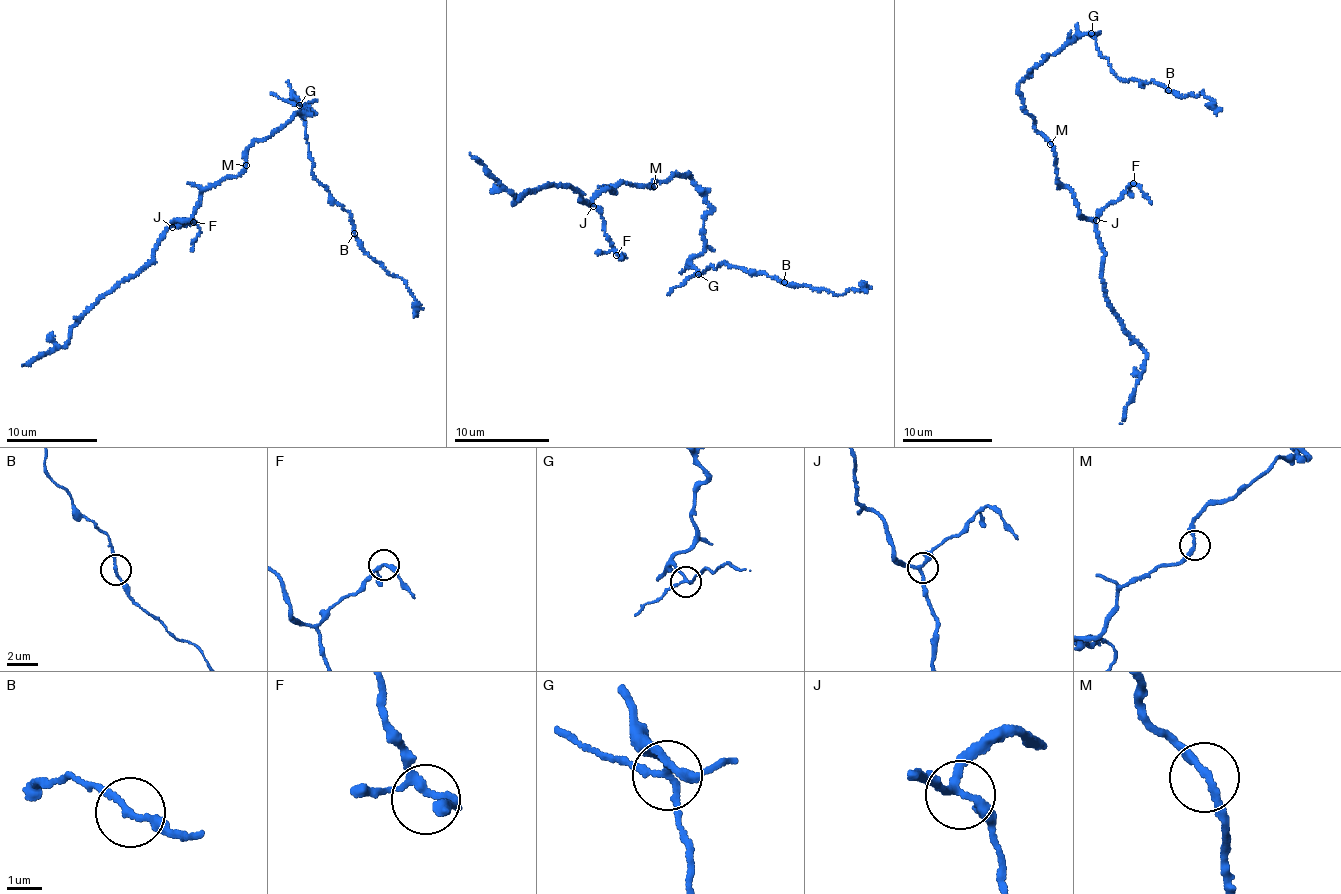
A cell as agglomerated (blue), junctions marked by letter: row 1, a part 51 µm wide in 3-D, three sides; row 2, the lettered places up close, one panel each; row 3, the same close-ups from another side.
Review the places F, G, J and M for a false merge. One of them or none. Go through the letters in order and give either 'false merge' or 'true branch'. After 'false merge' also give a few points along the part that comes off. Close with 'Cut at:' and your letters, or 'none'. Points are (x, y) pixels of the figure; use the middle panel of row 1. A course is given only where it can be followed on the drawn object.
F: true branch
G: false merge; foreign part runs (699, 273), (710, 265), (717, 268), (722, 262), (781, 282), (840, 294), (852, 288), (863, 289), (863, 284)
J: true branch
M: true branch
Cut at: G

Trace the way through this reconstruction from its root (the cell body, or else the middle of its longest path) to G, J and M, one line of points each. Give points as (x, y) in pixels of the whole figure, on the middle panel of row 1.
G: (676, 176), (692, 178), (710, 210), (704, 221), (703, 249), (692, 261), (699, 273)
J: (676, 176), (652, 182), (653, 186), (622, 183), (616, 190), (601, 193), (593, 206)
M: (676, 176), (652, 182), (654, 186)

